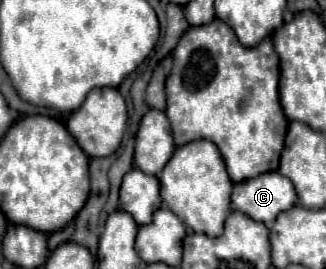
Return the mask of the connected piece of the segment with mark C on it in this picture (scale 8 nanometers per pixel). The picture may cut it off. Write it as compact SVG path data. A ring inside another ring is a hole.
M278 171L234 183L232 187L232 207L266 225L272 225L276 215L292 205L296 205L296 191Z

